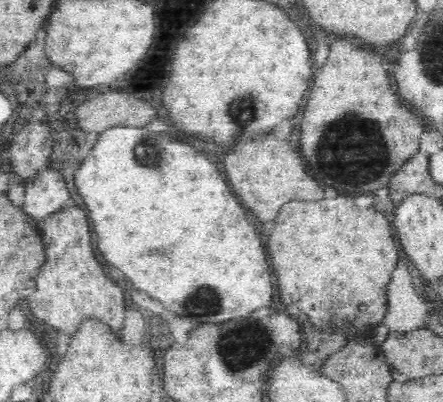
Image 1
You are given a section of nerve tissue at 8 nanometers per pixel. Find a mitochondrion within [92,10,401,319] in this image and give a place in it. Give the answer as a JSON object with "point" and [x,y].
{"point":[351,149]}

